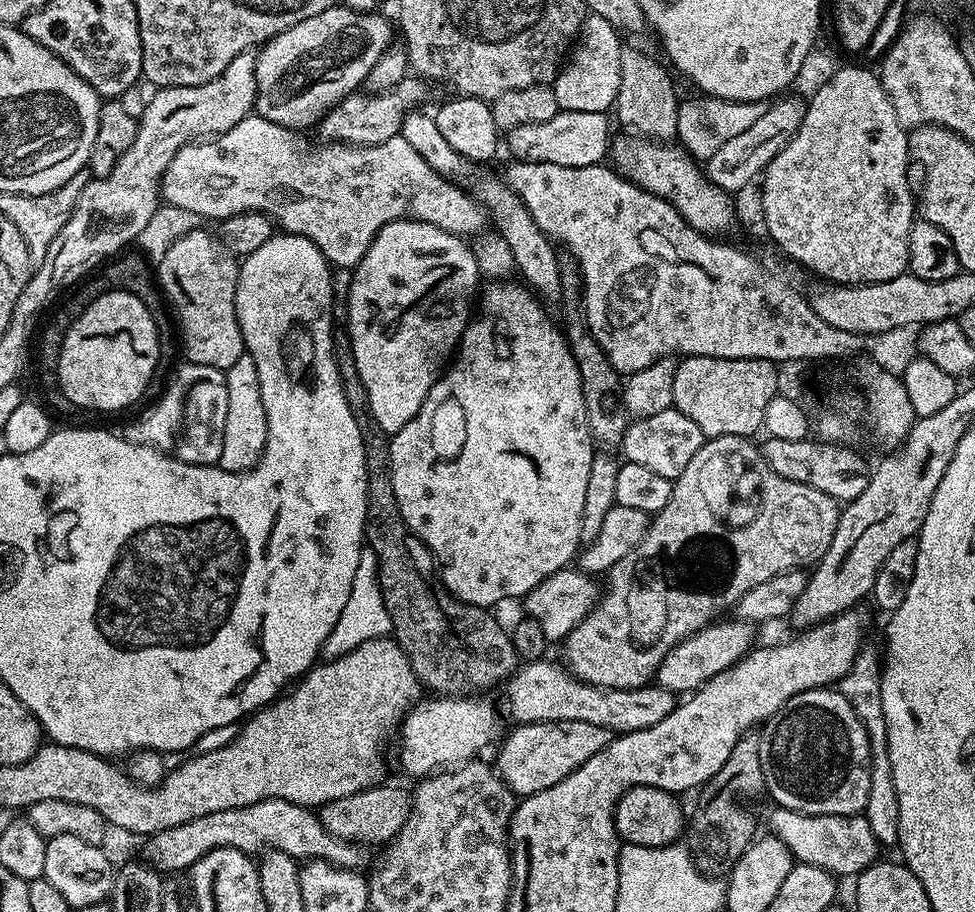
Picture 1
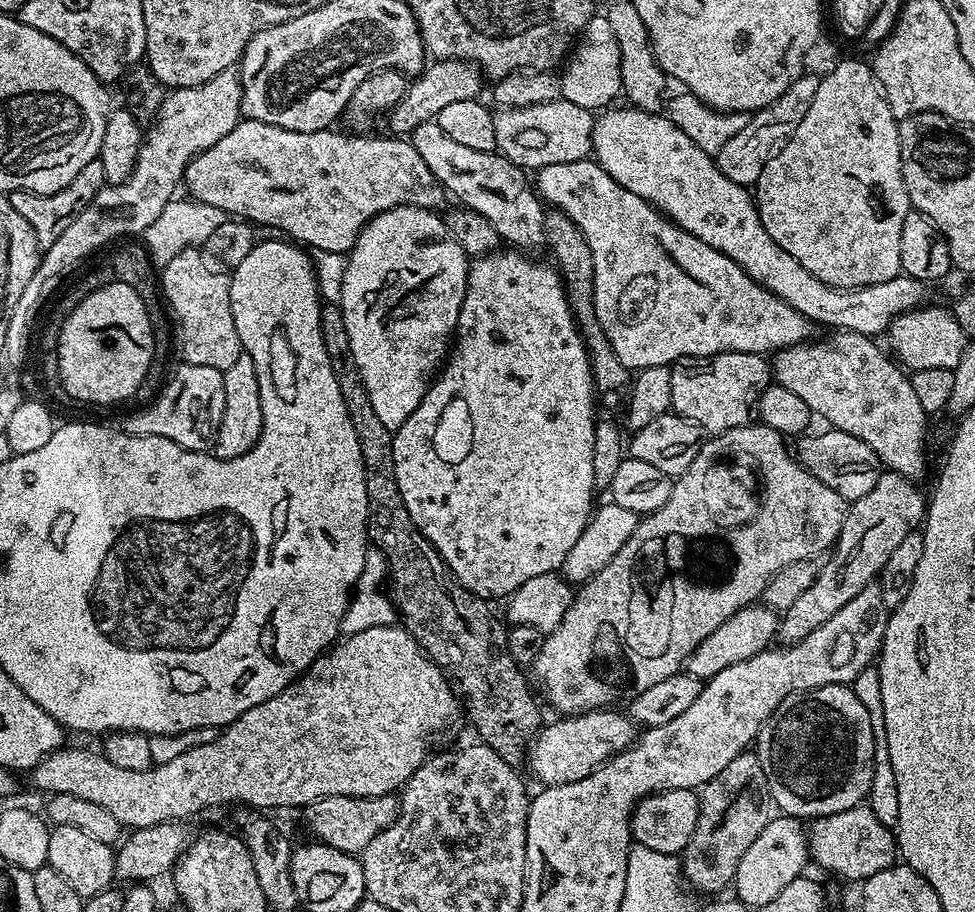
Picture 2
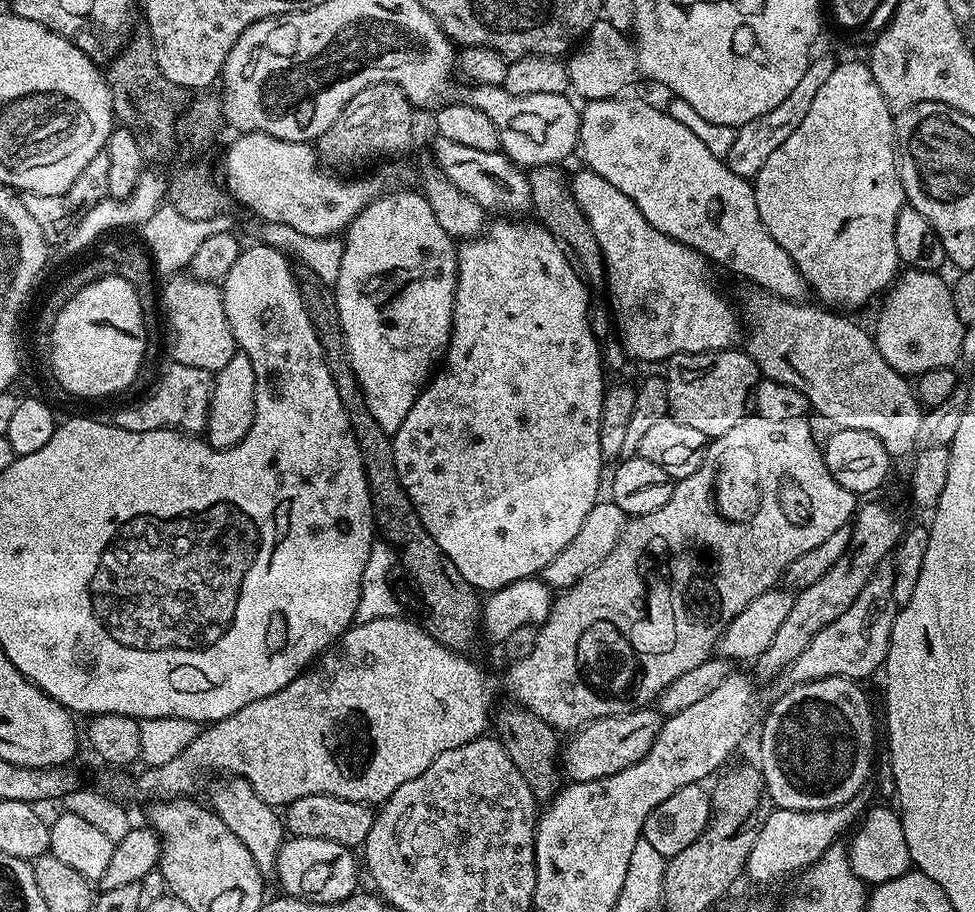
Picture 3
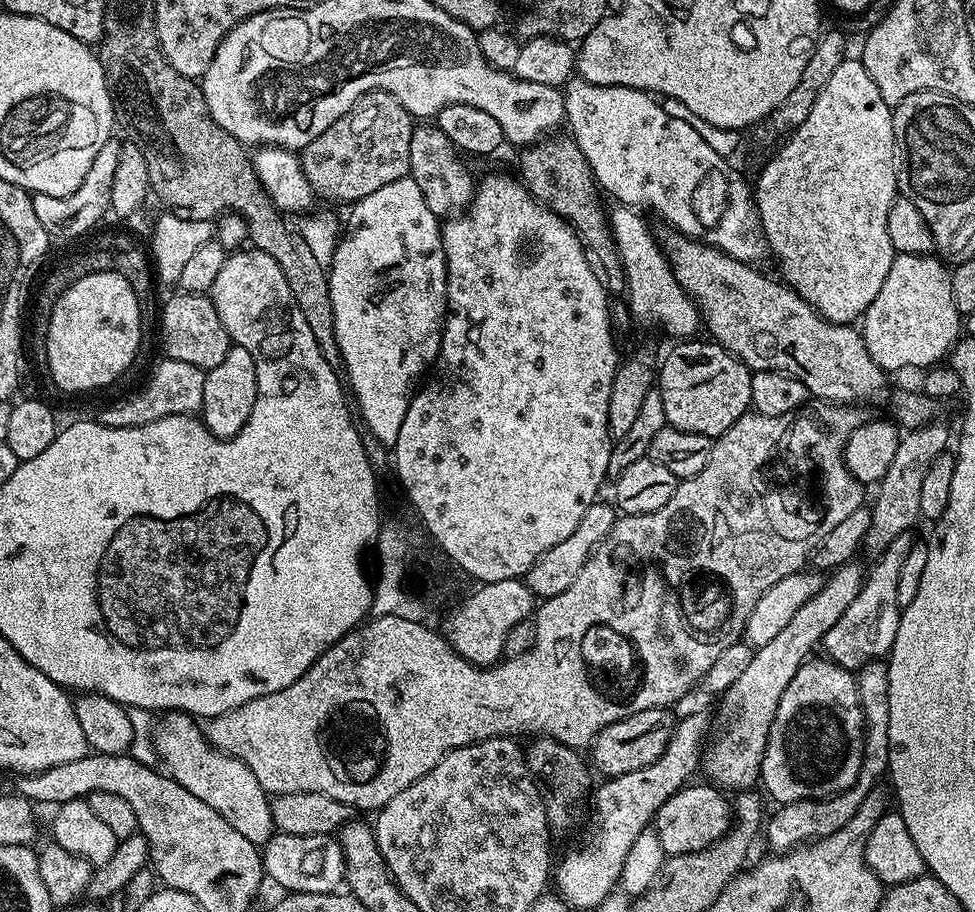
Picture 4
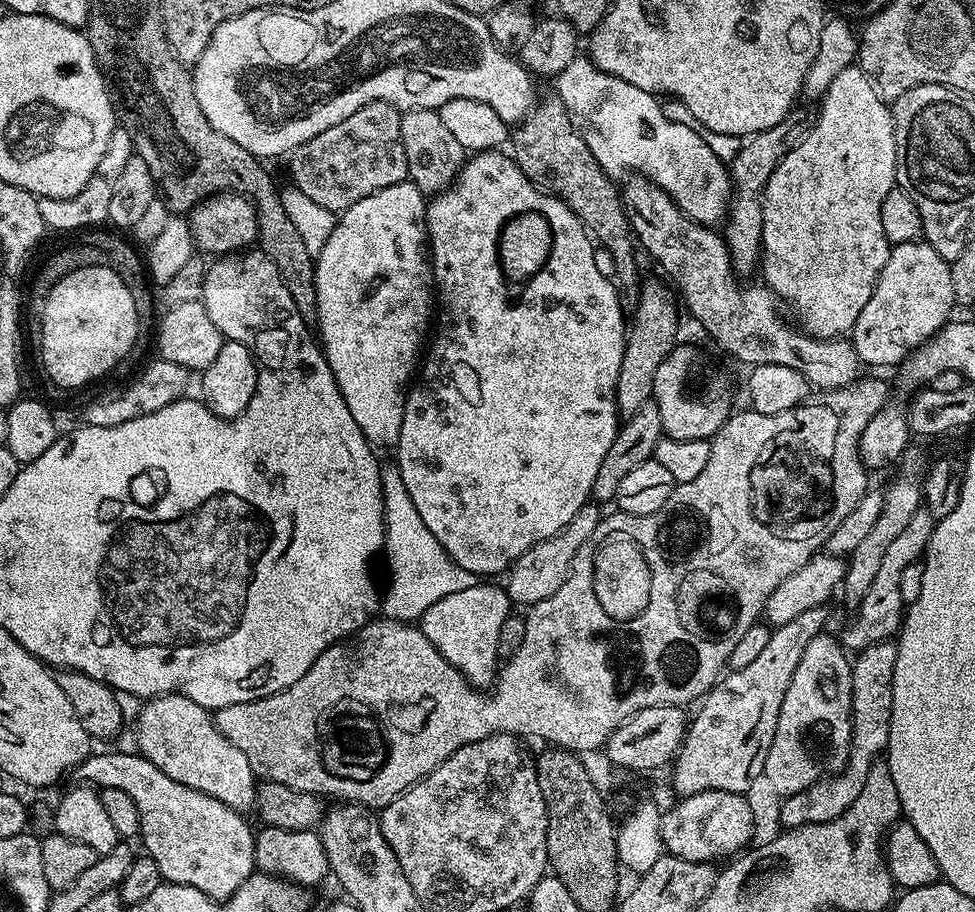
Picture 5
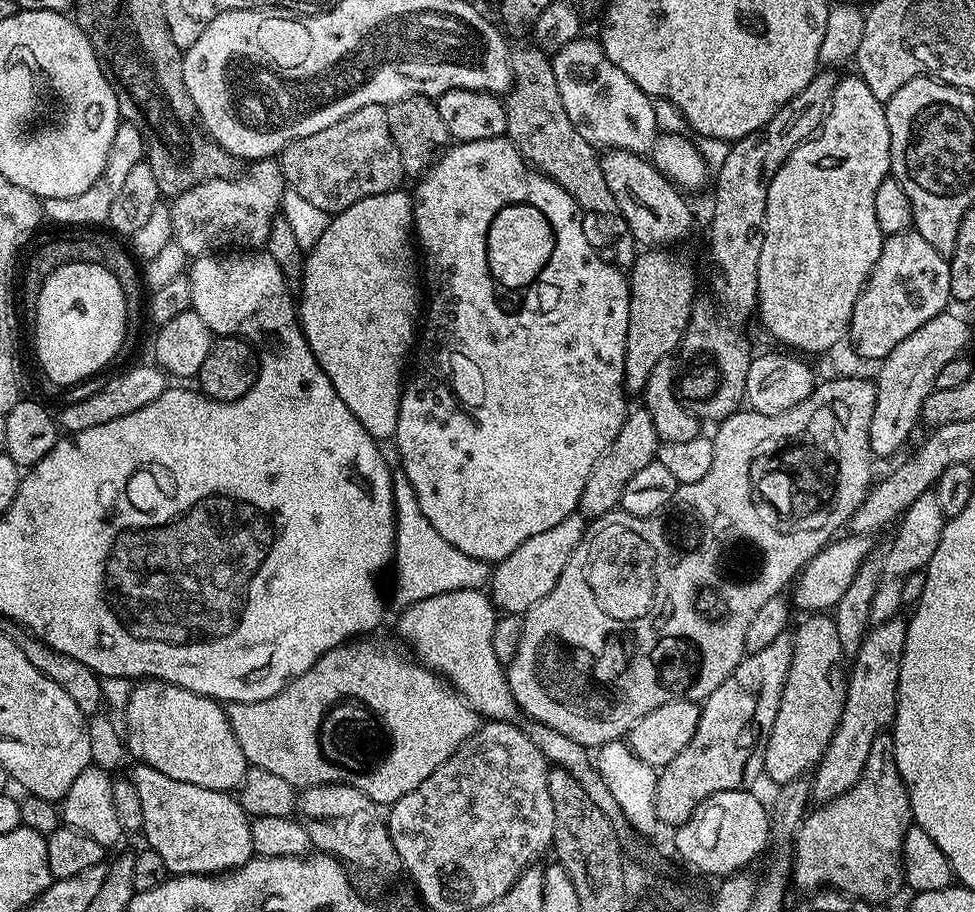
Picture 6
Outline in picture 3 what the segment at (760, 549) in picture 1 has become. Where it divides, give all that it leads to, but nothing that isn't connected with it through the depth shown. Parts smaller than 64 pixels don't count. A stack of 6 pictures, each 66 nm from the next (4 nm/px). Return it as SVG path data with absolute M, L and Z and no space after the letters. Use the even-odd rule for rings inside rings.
M745 414L738 426L715 437L704 450L702 466L698 466L694 474L673 483L670 502L650 514L629 519L614 550L610 550L610 554L606 554L606 558L602 558L602 562L591 568L572 588L561 591L555 597L550 614L544 623L539 625L534 650L526 658L515 661L508 672L508 688L516 699L513 701L521 708L529 708L535 716L545 720L552 728L561 733L572 734L590 721L603 716L621 716L623 712L632 712L635 708L649 707L659 697L660 691L670 686L670 682L682 678L682 674L689 673L710 659L717 651L720 636L729 622L738 618L738 614L742 614L742 610L746 610L746 606L750 606L750 602L754 602L758 594L769 591L775 585L772 583L779 581L785 570L798 558L802 558L806 550L814 550L814 546L830 538L834 530L845 527L857 511L857 497L850 490L846 490L846 486L838 486L838 482L830 474L824 464L821 445L818 440L816 444L808 423L807 419L798 418L773 422L770 418Z

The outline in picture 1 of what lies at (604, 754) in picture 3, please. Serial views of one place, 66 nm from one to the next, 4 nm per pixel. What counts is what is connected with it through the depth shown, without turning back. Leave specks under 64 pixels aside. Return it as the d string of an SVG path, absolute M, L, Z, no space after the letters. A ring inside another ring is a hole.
M559 720L545 724L522 724L513 729L494 759L494 767L505 786L520 798L562 782L562 778L594 758L594 754L598 754L598 750L610 741L610 733L602 726L594 726L594 722Z

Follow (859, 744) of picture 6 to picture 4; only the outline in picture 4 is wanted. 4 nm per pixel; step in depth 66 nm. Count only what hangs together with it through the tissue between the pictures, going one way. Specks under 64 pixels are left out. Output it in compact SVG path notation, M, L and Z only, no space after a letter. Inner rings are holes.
M883 659L873 660L859 669L856 676L858 698L864 711L864 757L862 770L858 774L856 784L836 796L825 796L819 800L799 800L789 804L779 805L776 813L769 815L766 820L766 836L773 853L787 852L799 848L813 840L821 840L834 830L842 830L854 814L858 814L858 806L866 802L869 794L877 789L880 779L885 779L888 771L888 755L890 754L890 738L888 723L890 722L890 686L888 685L888 666Z

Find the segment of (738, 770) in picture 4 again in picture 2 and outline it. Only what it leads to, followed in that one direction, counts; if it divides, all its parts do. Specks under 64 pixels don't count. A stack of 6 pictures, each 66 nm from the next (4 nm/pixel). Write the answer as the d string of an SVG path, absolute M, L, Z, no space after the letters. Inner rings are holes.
M888 470L878 478L878 482L874 482L874 490L870 490L870 494L862 494L862 498L847 505L842 530L830 555L824 560L818 578L814 578L814 586L804 591L794 601L794 606L779 617L778 636L785 645L802 642L802 638L818 630L822 622L830 622L846 602L862 594L864 587L879 577L882 566L886 566L902 538L923 525L926 496L916 488L919 487L913 481Z

